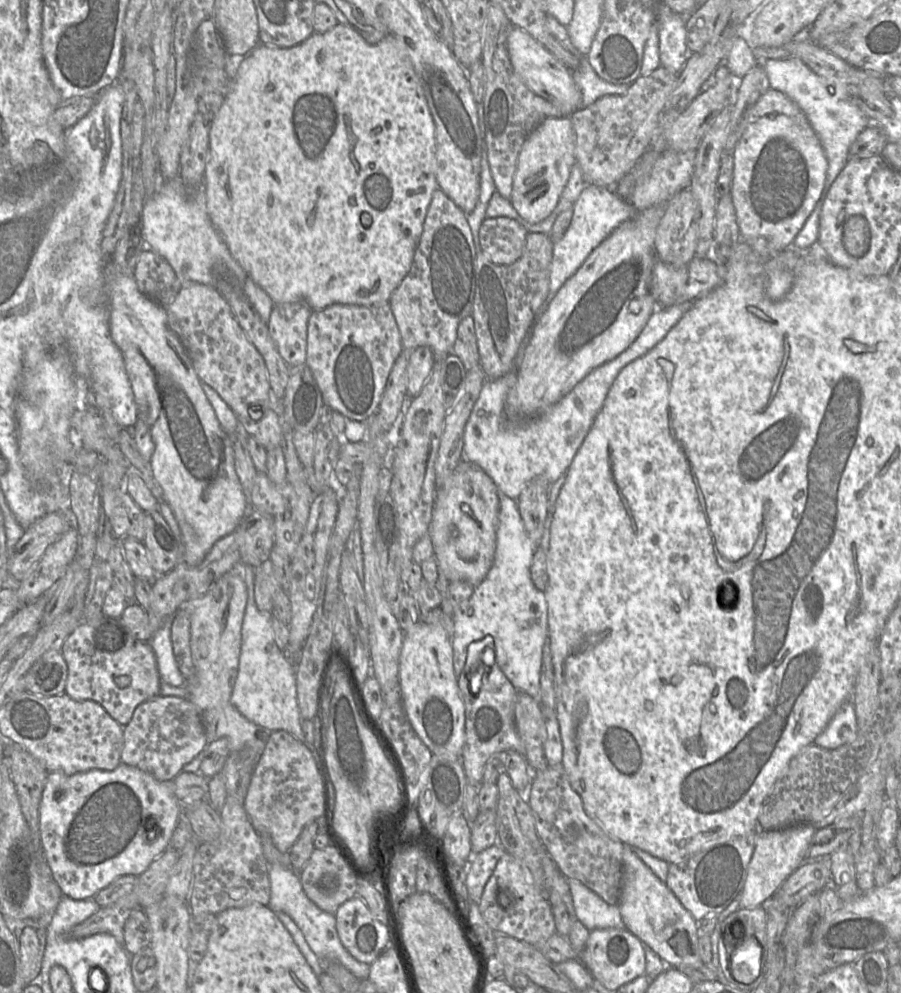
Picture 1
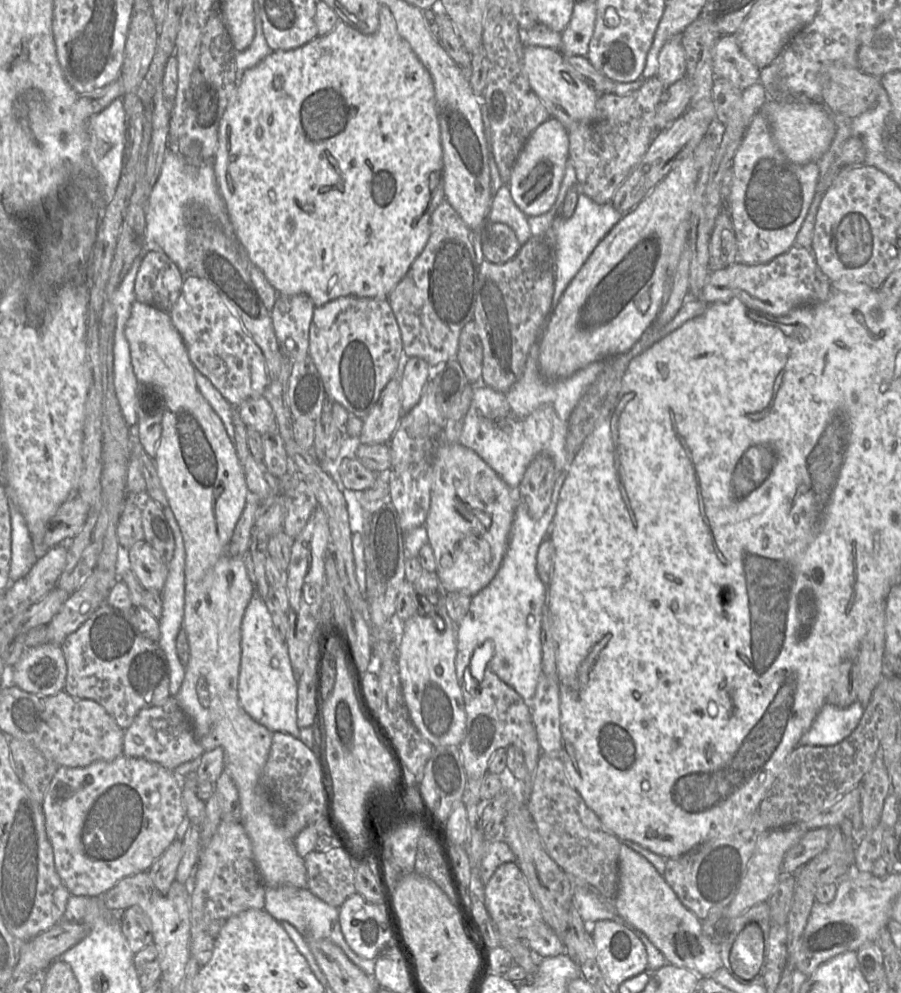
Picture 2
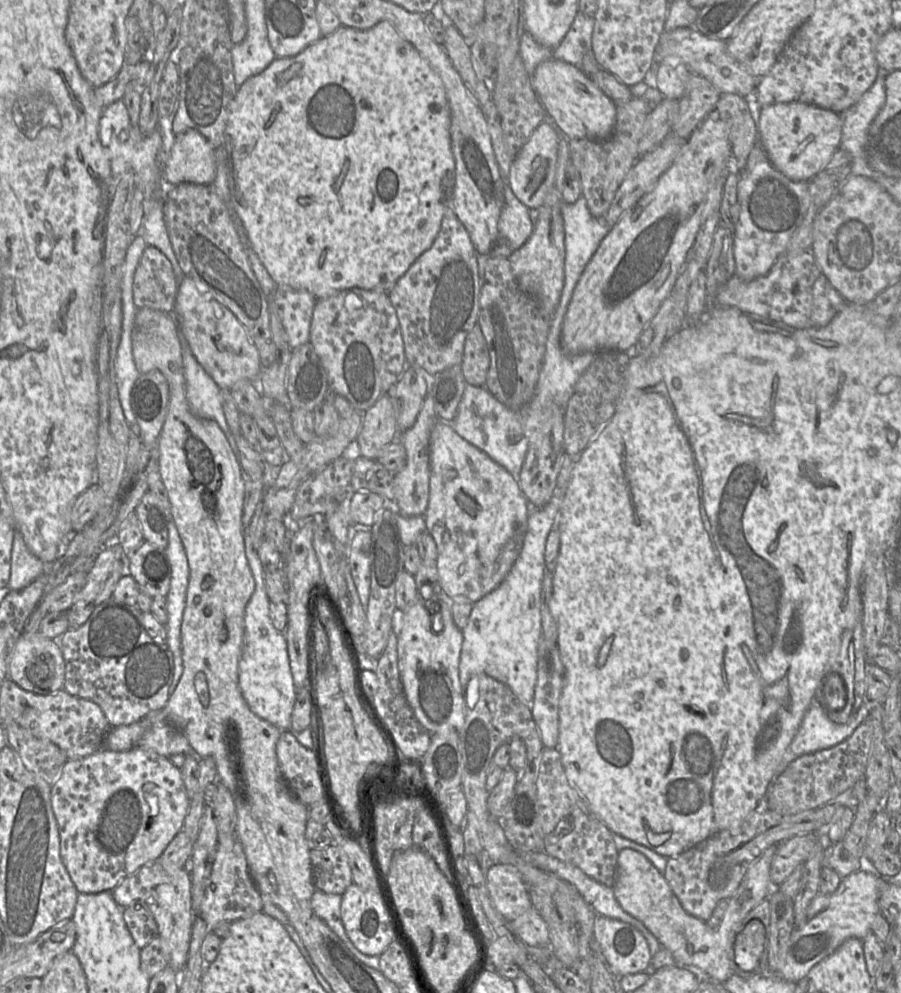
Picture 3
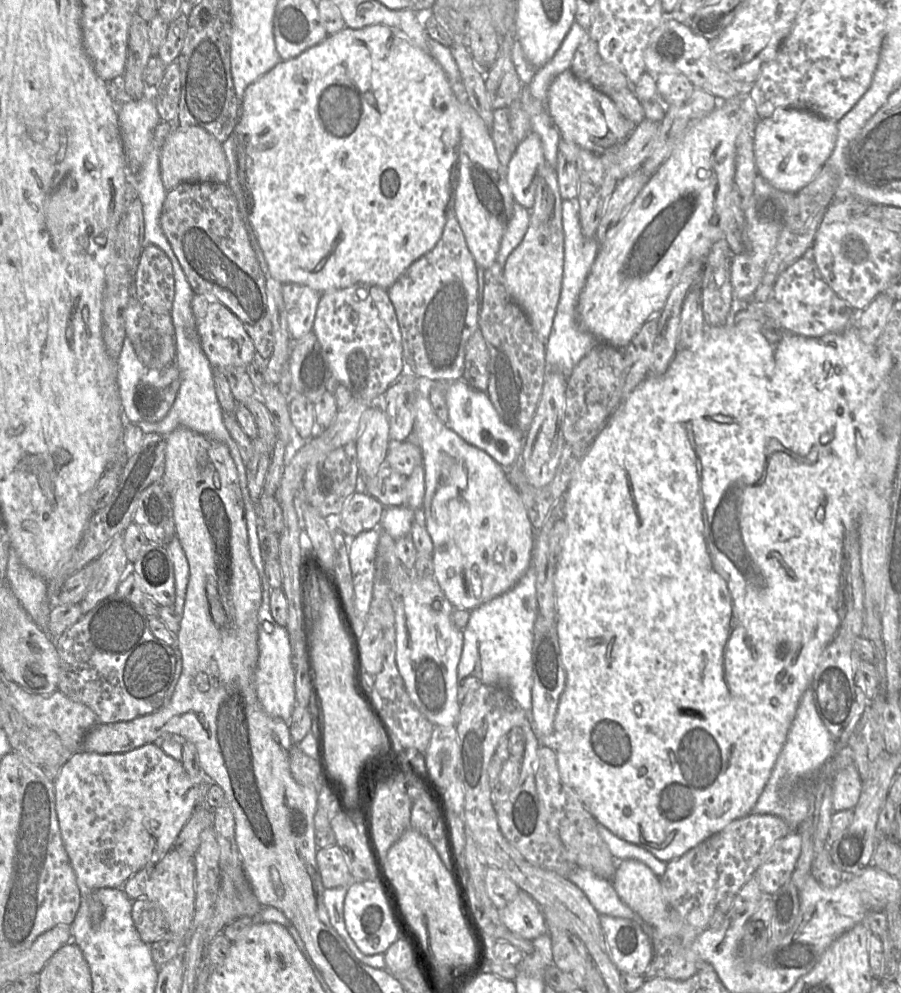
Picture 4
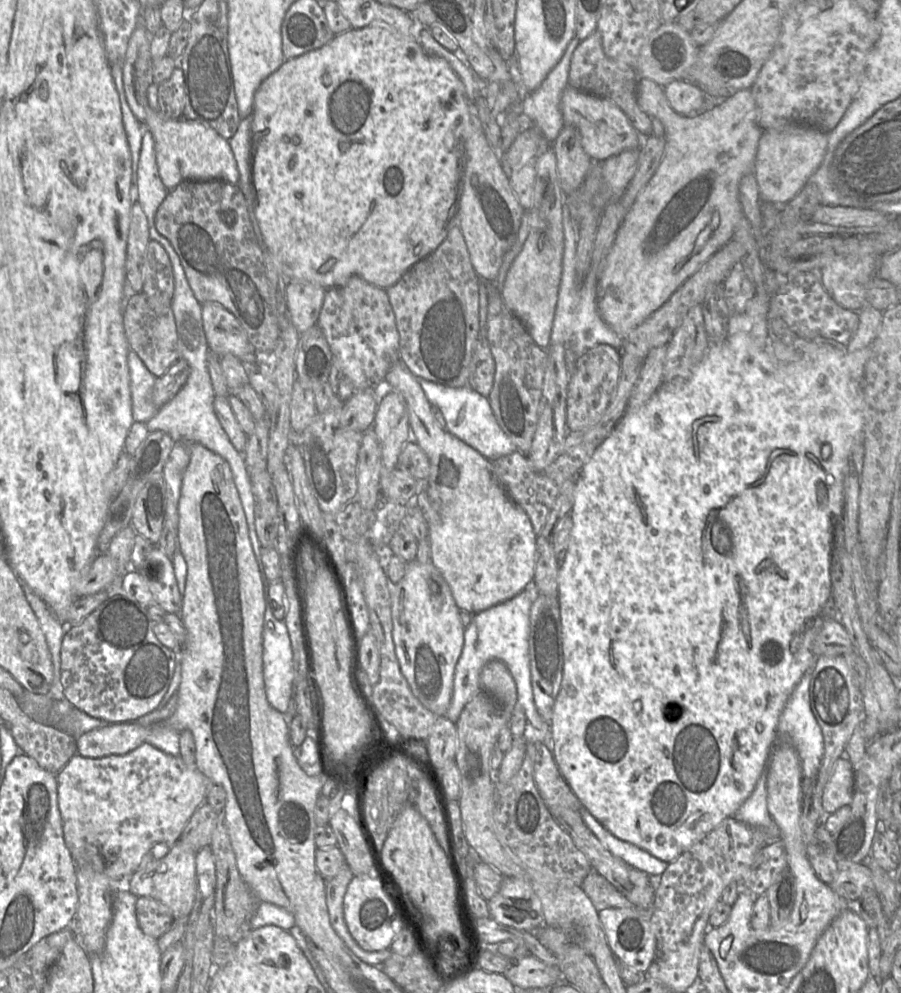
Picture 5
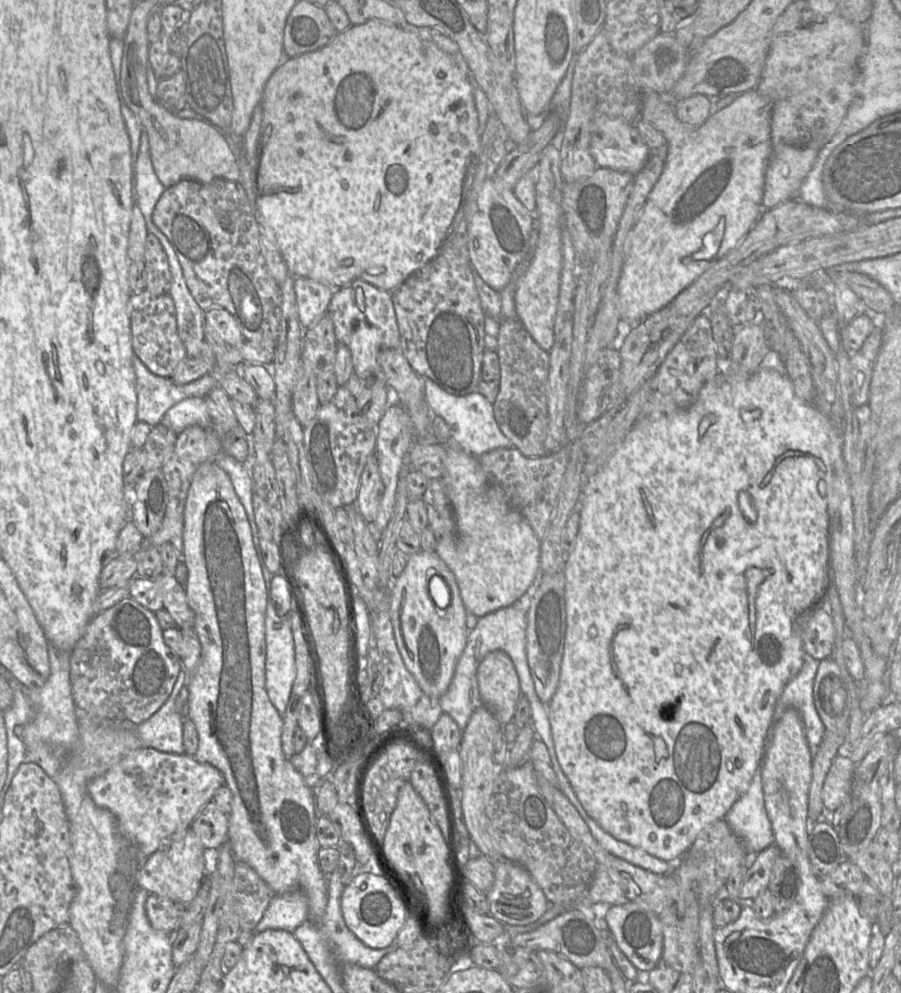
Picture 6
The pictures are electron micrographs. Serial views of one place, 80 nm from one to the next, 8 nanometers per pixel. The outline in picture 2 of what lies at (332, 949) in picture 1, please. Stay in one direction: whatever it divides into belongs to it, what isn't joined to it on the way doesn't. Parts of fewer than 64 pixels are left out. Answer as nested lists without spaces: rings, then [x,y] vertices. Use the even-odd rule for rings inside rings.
[[[290,885],[266,888],[264,910],[277,921],[288,921],[307,941],[329,939],[339,946],[349,959],[365,974],[374,977],[375,959],[359,956],[346,942],[340,927],[339,908],[331,906],[313,895],[308,888],[297,888]]]

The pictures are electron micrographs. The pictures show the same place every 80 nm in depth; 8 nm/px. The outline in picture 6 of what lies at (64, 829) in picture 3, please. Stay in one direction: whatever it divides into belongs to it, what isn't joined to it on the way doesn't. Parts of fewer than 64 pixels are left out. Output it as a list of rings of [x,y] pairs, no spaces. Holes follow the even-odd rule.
[[[142,746],[126,755],[102,775],[90,780],[87,790],[98,807],[108,809],[116,817],[122,835],[138,846],[143,855],[150,856],[171,840],[179,840],[185,836],[192,821],[201,809],[212,801],[224,781],[223,774],[217,768],[208,763],[200,763],[186,753],[177,755]]]

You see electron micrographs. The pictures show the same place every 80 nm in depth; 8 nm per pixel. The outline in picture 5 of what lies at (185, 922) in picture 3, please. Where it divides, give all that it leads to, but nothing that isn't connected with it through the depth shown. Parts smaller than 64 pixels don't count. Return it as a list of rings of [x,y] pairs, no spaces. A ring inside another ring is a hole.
[[[178,841],[161,858],[147,859],[128,879],[129,891],[137,897],[152,897],[165,904],[175,919],[189,917],[196,897],[196,853]]]

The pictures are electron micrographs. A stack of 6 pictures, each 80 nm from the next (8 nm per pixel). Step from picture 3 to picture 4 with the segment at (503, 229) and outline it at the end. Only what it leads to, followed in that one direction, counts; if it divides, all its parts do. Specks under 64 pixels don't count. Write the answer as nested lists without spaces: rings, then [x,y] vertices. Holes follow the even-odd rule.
[[[515,201],[497,255],[497,262],[503,266],[503,270],[508,256],[522,242],[529,227],[529,219],[529,210]]]

